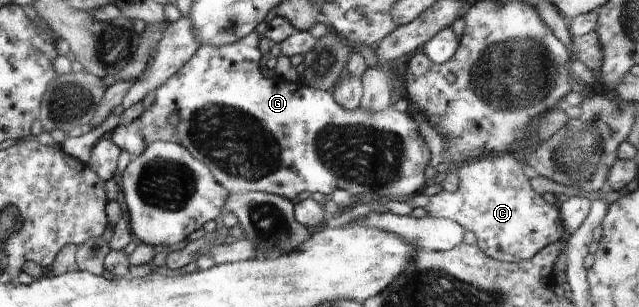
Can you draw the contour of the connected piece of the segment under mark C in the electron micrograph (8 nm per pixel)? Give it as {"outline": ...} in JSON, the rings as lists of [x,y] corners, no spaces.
{"outline":[[[511,153],[485,155],[475,161],[457,166],[453,171],[459,178],[459,187],[451,193],[442,190],[431,197],[431,202],[426,207],[428,216],[455,221],[463,227],[463,230],[474,233],[477,237],[476,245],[488,257],[503,262],[528,261],[547,245],[566,238],[560,211],[533,191],[530,187],[530,179],[523,173],[522,165],[512,157]]]}

